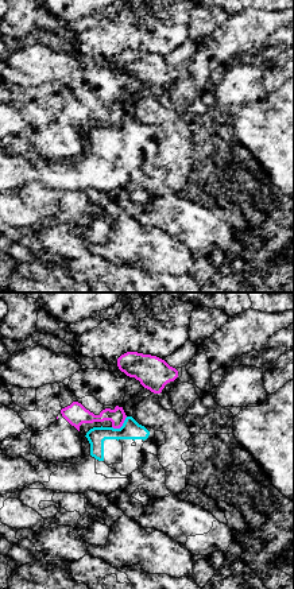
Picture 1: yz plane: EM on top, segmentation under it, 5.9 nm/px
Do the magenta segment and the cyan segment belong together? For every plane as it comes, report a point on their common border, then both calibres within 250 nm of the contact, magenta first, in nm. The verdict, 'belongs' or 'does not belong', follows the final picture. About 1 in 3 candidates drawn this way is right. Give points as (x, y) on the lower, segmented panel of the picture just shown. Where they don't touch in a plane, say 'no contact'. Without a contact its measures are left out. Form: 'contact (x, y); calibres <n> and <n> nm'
contact (120, 426); calibres 100 and 110 nm

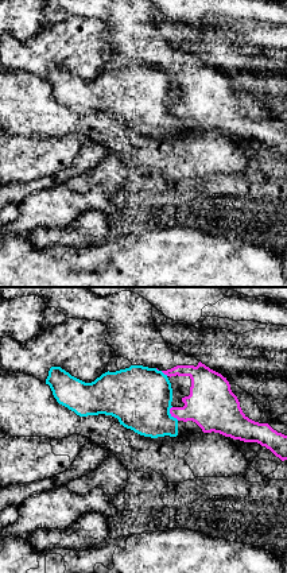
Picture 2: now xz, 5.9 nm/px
contact (171, 414); calibres 280 and 380 nm

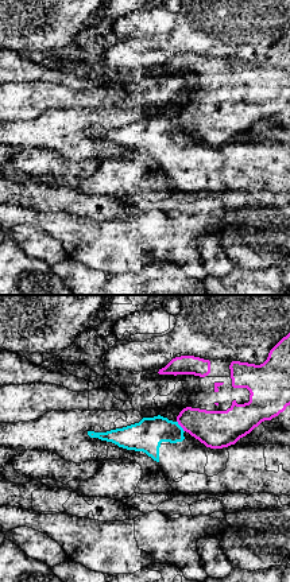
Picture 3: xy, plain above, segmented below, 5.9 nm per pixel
contact (180, 425); calibres 220 and 190 nm

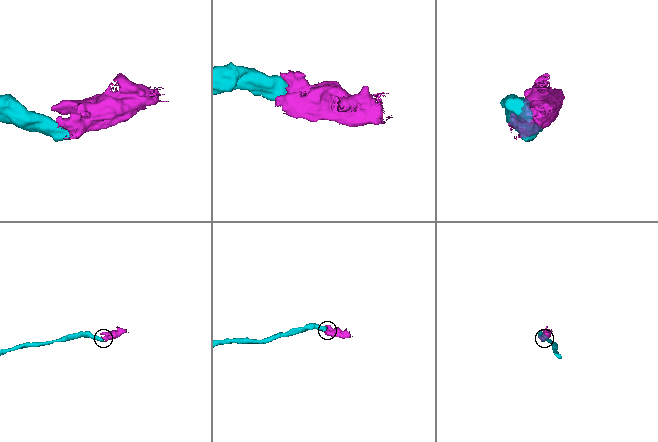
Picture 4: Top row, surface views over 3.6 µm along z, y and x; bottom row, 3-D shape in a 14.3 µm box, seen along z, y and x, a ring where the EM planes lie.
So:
does not belong

